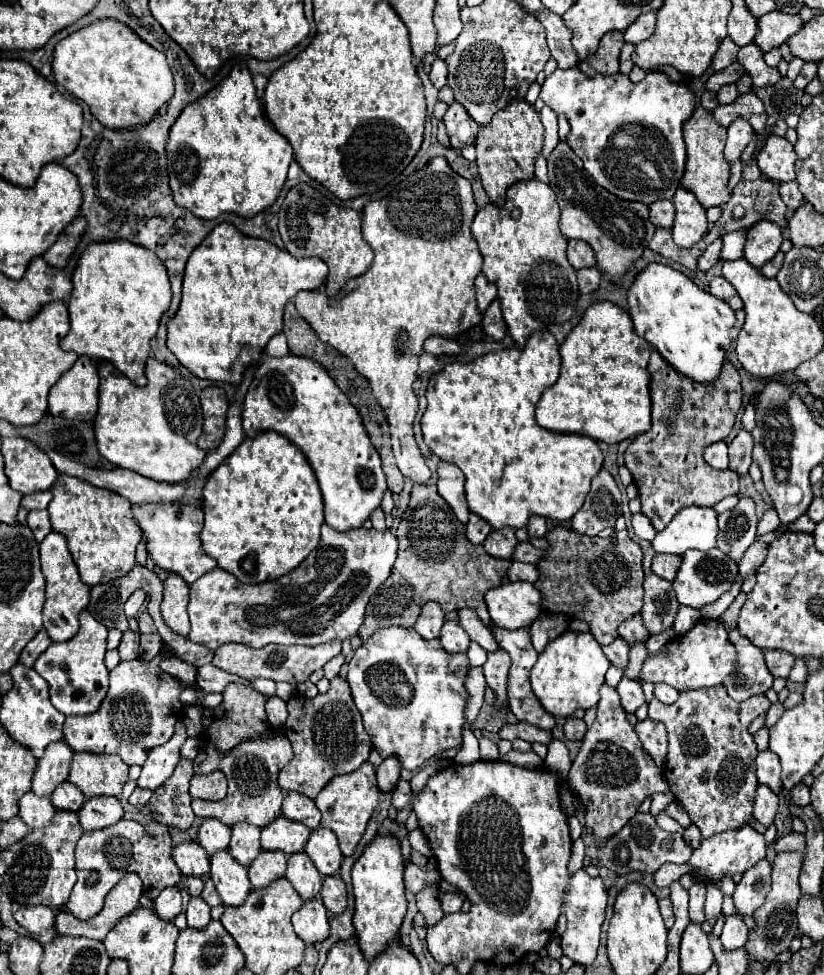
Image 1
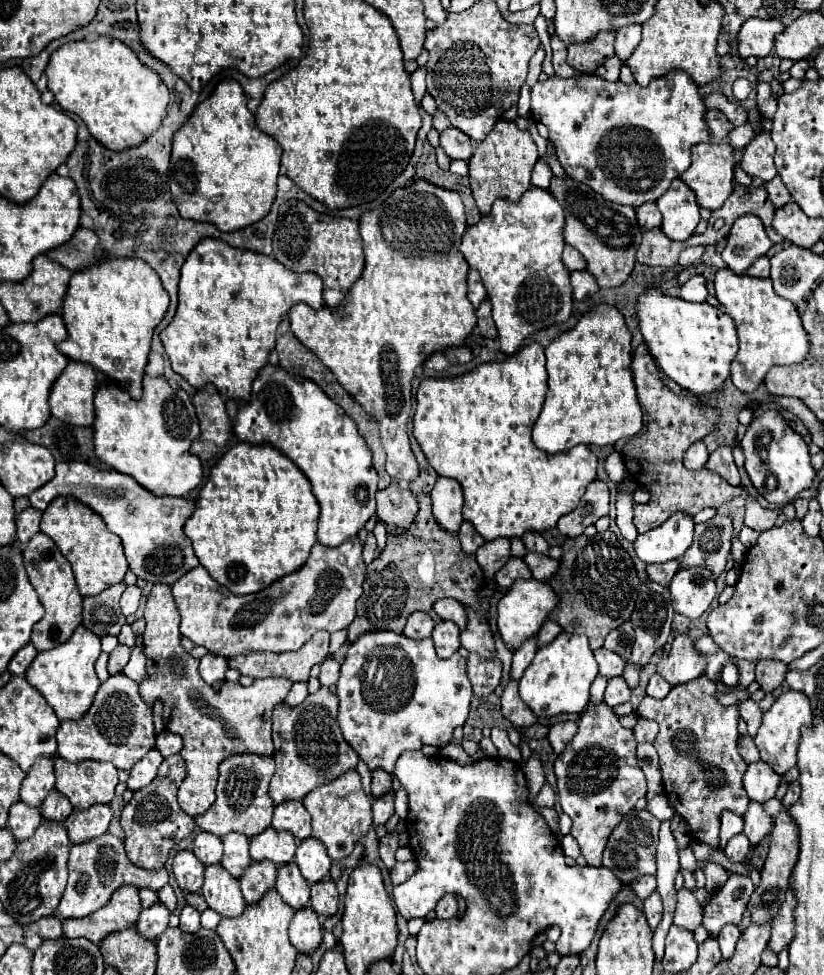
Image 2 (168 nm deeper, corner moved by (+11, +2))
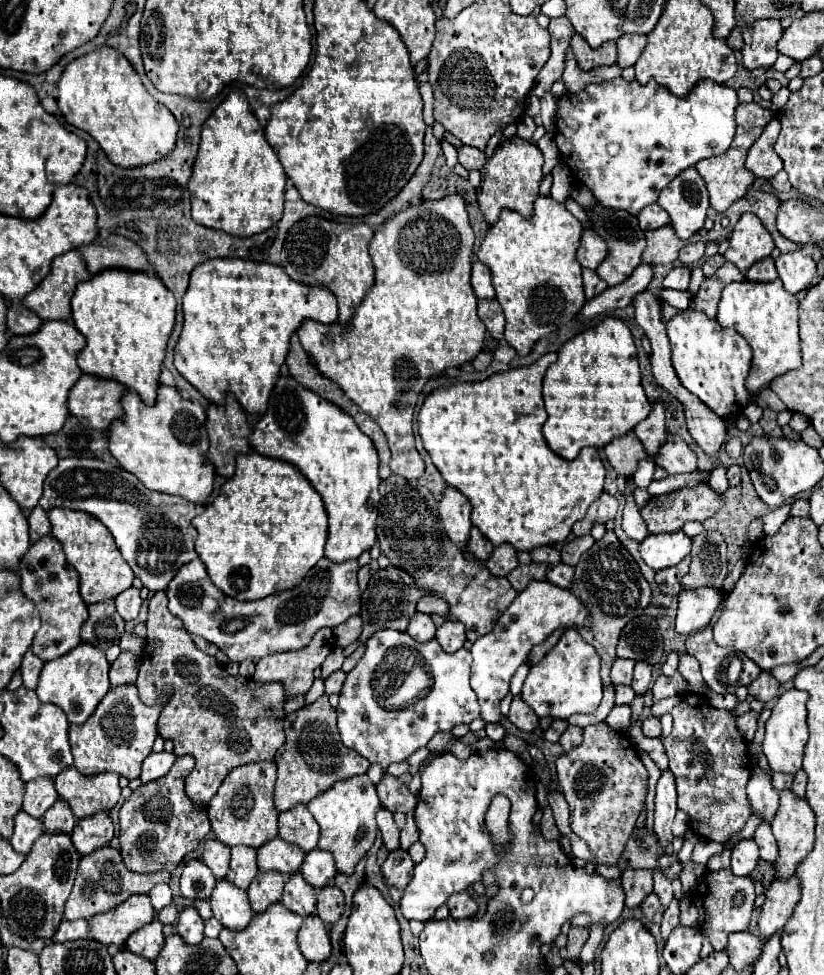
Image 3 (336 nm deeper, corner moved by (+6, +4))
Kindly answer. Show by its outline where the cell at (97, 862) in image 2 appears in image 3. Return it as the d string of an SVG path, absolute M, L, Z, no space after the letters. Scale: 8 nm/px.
M102 848L96 850L90 856L80 858L80 866L78 866L78 874L76 874L76 884L72 888L72 894L66 902L66 912L64 916L68 920L90 920L96 914L104 914L108 910L112 910L114 906L126 902L132 894L148 894L152 890L152 886L160 884L160 882L170 882L170 874L168 872L154 872L154 874L136 874L130 872L120 856L120 850L116 848Z

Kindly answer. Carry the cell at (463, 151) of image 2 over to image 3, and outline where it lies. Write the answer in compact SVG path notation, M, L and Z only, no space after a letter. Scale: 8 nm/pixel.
M462 146L458 150L458 162L466 168L466 170L480 170L486 164L486 156L484 152L480 152L478 148L470 148L470 146Z

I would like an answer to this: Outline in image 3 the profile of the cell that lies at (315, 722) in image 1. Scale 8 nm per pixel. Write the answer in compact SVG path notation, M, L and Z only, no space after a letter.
M324 694L310 706L288 714L284 720L286 742L278 748L274 762L278 764L278 780L274 788L274 806L278 812L290 810L296 804L308 804L318 794L326 792L334 782L346 780L358 774L366 774L370 762L358 752L348 750L336 730L336 710L330 706Z

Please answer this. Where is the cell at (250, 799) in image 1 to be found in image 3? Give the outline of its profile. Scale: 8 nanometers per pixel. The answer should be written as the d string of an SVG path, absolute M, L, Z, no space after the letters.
M272 760L250 762L234 768L222 782L218 794L208 804L208 818L216 838L228 848L244 844L260 848L278 836L278 810L272 802L276 782L276 764Z

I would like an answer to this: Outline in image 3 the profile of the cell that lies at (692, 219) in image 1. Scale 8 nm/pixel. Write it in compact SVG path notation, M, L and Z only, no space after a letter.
M696 168L680 172L658 196L658 204L670 214L670 224L682 240L688 240L704 226L708 190Z

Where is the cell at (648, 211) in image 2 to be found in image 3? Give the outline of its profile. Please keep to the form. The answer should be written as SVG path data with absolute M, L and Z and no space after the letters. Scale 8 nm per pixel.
M650 204L646 208L642 208L642 212L636 216L638 218L638 226L648 232L648 230L656 230L660 226L670 224L670 216L666 210L662 210L658 204Z

